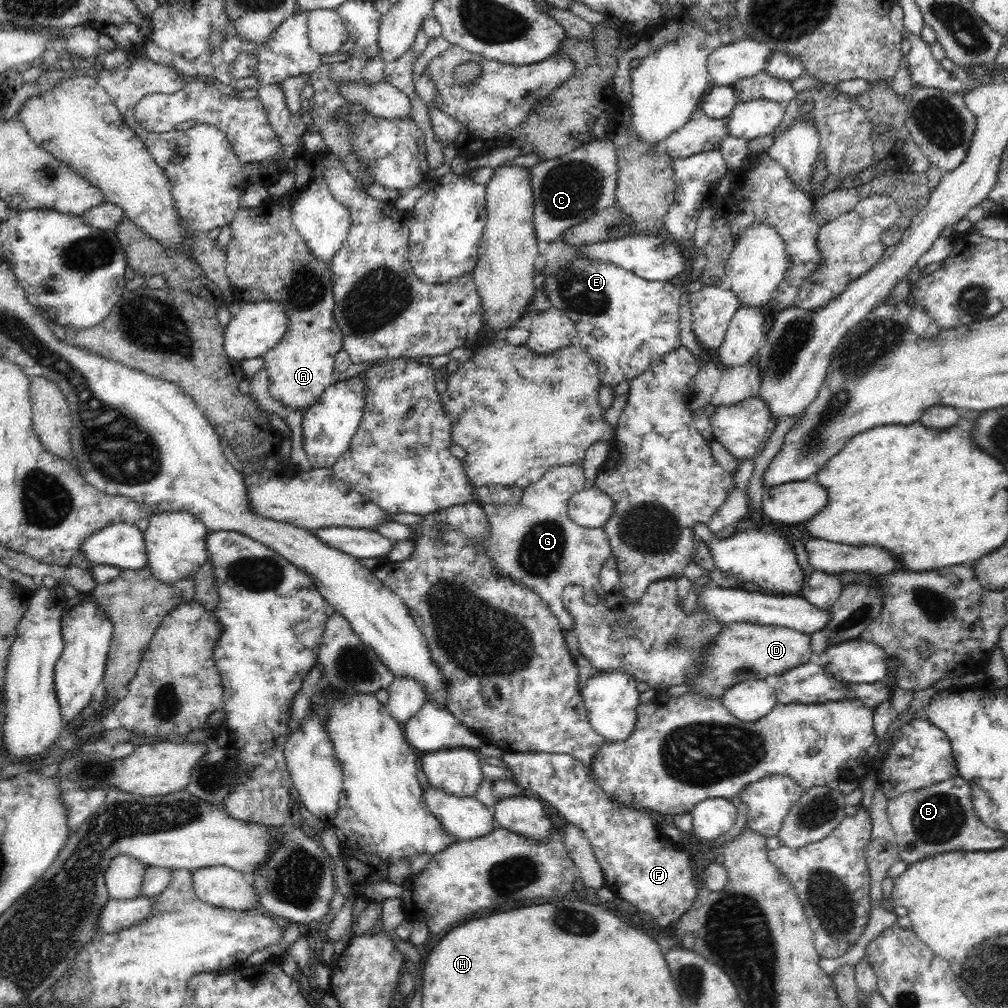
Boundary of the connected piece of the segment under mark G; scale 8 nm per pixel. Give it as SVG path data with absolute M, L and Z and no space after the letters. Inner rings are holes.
M578 462L578 464L564 464L564 466L554 466L554 468L550 468L550 470L548 470L548 472L538 480L538 482L525 487L523 489L523 498L518 502L518 504L506 504L506 506L500 506L499 504L486 504L484 506L489 522L489 535L487 536L487 539L481 540L481 548L485 548L485 554L489 556L489 560L493 560L491 562L493 570L495 570L495 573L500 576L513 578L513 580L519 582L528 590L535 592L548 605L549 611L552 612L552 614L559 620L560 629L564 631L574 628L574 619L572 618L571 612L563 605L561 599L565 586L576 584L580 588L584 589L584 601L590 605L598 604L598 602L604 600L607 595L606 590L604 590L604 587L601 585L599 574L602 566L604 566L604 562L606 562L606 560L611 556L611 546L608 540L608 535L605 534L603 527L584 528L582 526L578 526L575 522L572 522L568 516L568 502L572 499L572 496L575 496L578 492L582 492L582 490L585 490L588 486L582 462Z

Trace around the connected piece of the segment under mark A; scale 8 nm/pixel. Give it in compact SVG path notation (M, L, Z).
M269 199L261 206L256 208L244 208L241 206L236 213L236 216L229 224L231 227L231 239L227 249L225 250L227 260L225 273L228 275L232 288L234 288L236 292L240 292L240 294L242 294L242 300L245 300L249 303L276 301L286 305L286 311L288 311L289 320L288 330L286 330L286 334L282 336L282 340L280 340L278 344L275 344L274 348L271 348L263 355L266 373L268 373L268 391L273 399L280 401L286 408L289 408L290 410L298 410L299 408L305 412L308 410L308 408L310 408L310 406L314 406L314 404L316 404L316 401L320 399L320 396L322 396L324 390L326 390L328 386L335 384L335 380L333 379L334 362L336 354L343 349L343 345L341 344L342 333L340 332L340 329L338 328L333 315L333 308L335 304L333 297L333 276L330 270L330 266L328 266L325 262L321 262L321 260L315 258L315 256L313 256L313 254L309 251L308 245L300 236L296 226L294 226L291 214L292 212L289 209L289 205L282 199Z

